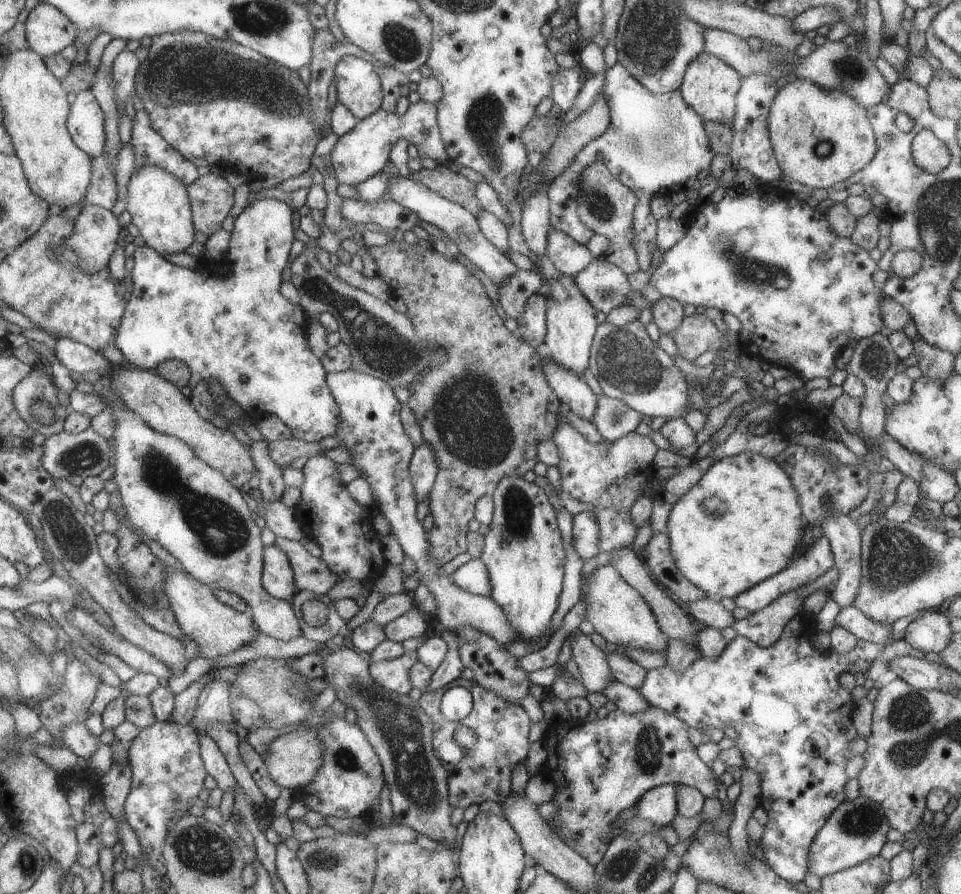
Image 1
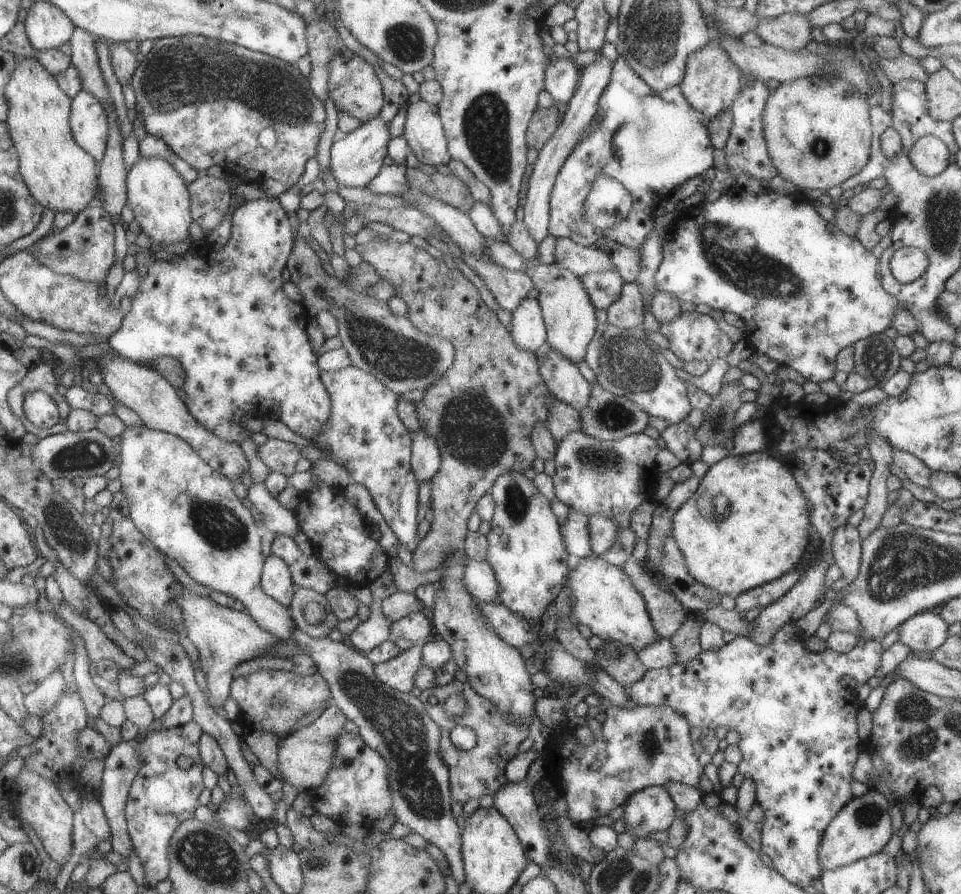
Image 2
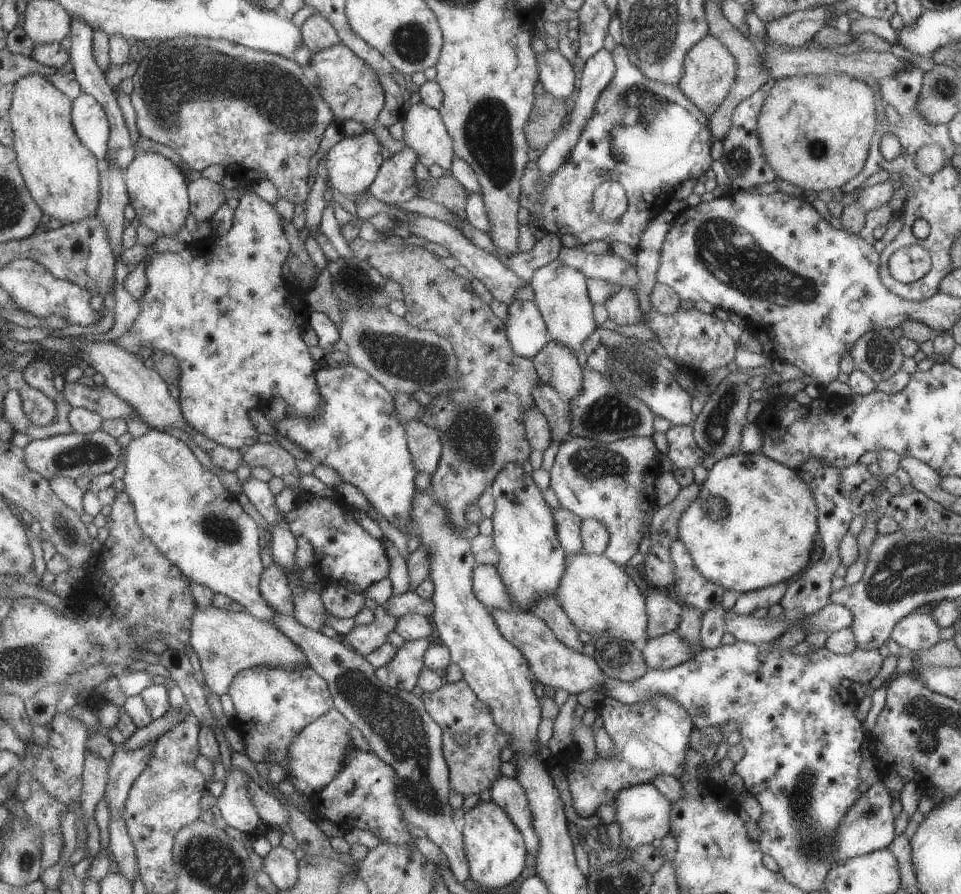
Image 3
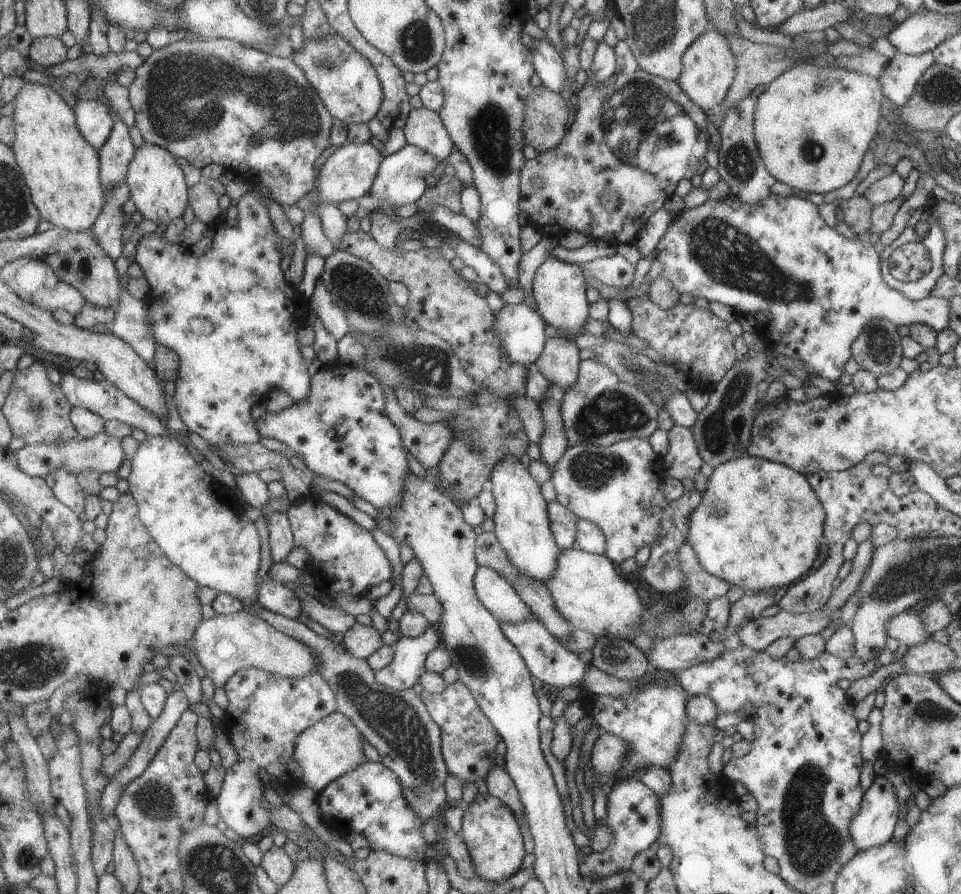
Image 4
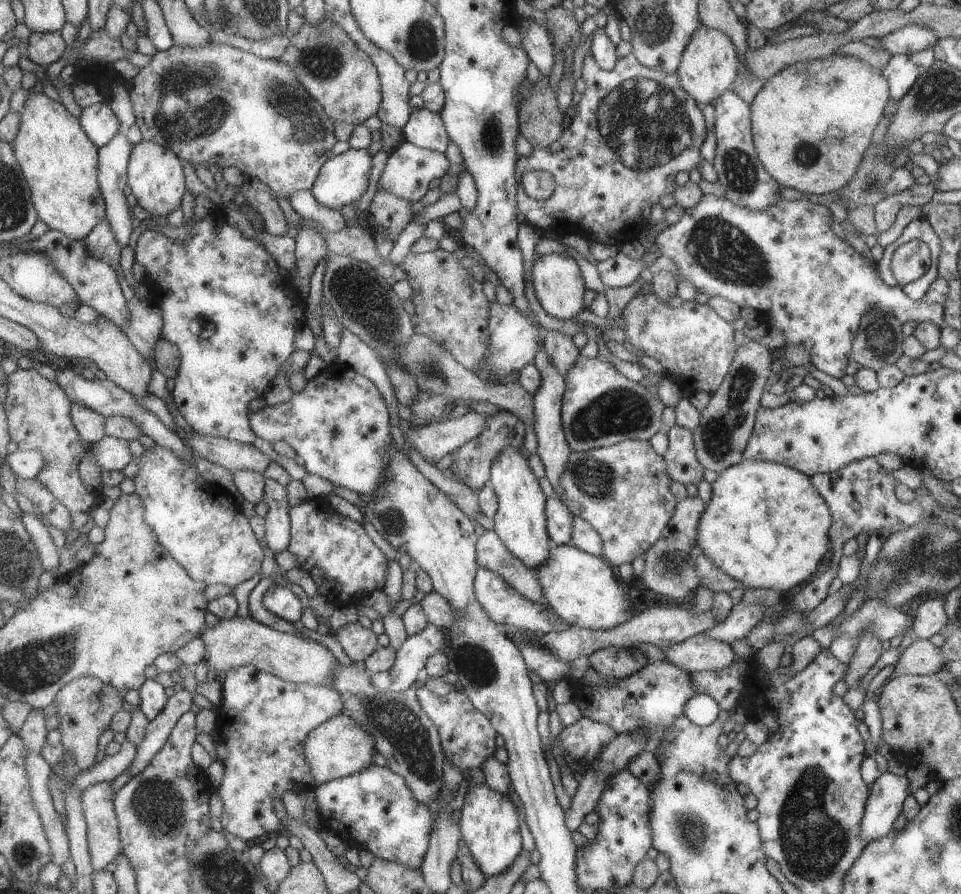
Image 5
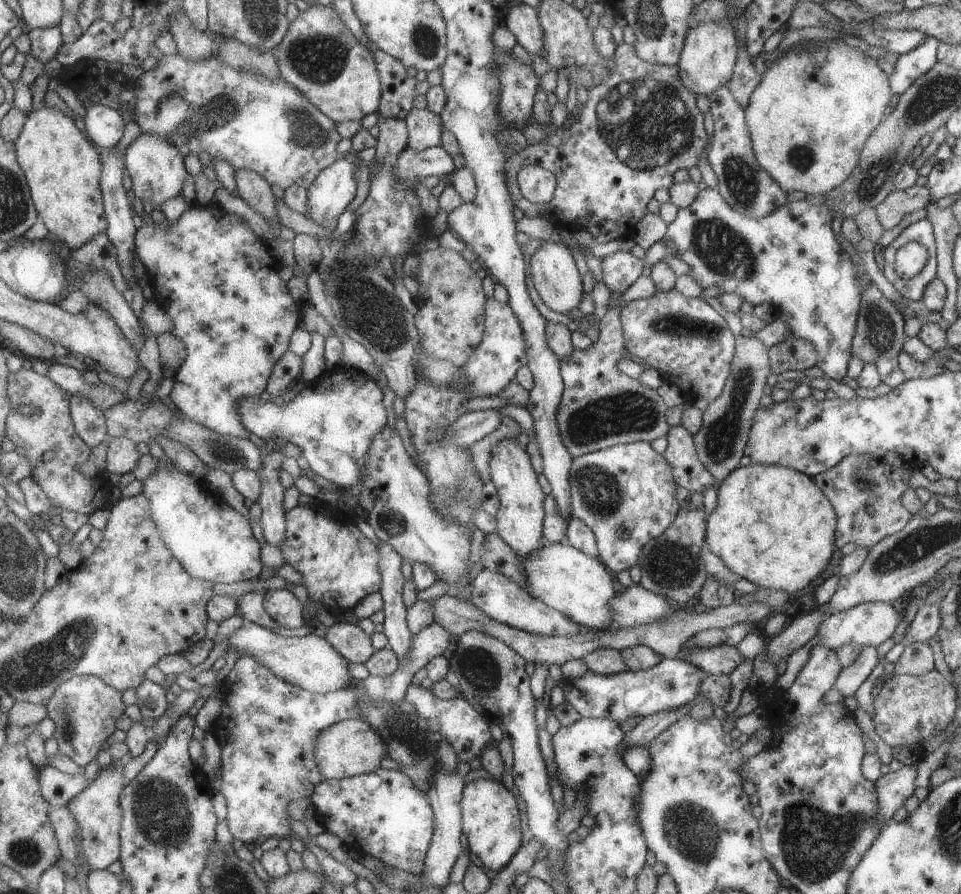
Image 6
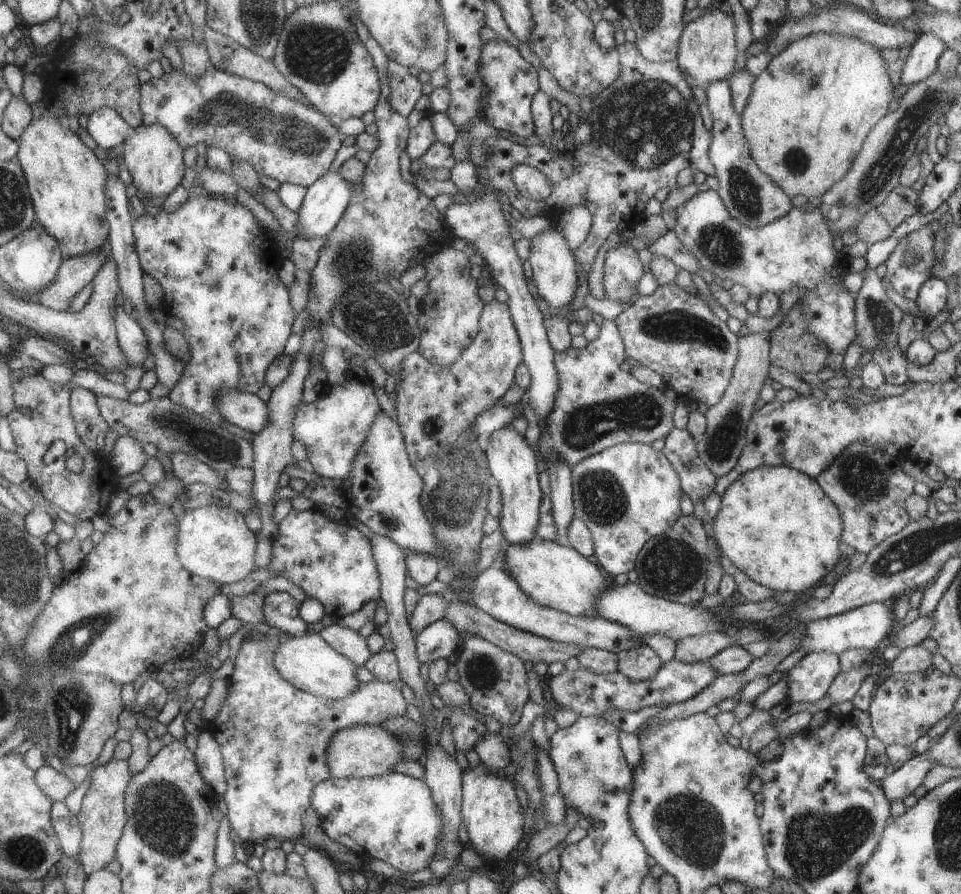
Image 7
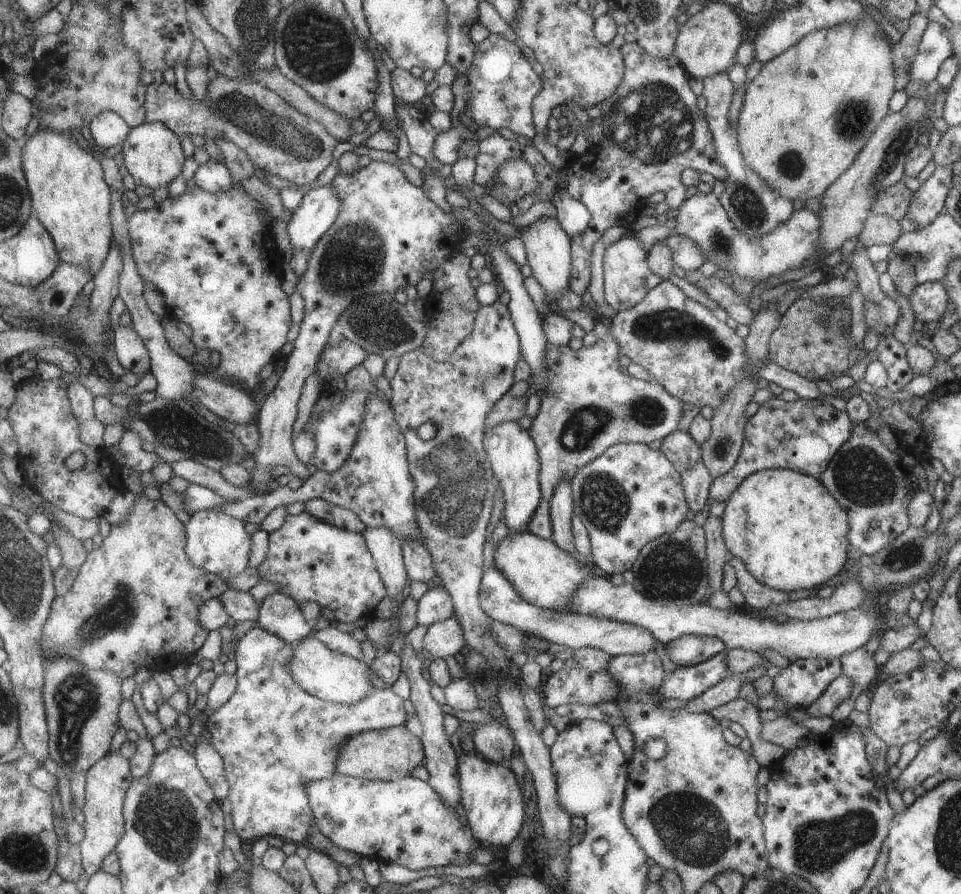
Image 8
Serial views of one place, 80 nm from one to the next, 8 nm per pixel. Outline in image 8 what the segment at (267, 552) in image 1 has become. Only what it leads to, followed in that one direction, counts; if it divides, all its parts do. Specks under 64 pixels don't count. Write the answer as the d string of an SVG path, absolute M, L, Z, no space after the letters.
M279 591L259 603L255 625L292 646L309 636L313 627L304 619L297 602Z

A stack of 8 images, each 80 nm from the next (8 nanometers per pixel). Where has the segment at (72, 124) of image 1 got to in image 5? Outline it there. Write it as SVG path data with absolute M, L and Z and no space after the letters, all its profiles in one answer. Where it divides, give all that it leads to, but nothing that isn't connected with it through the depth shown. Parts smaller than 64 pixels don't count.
M109 102L95 103L84 108L80 123L88 133L89 138L99 147L108 145L119 133L125 130L125 125L113 110Z

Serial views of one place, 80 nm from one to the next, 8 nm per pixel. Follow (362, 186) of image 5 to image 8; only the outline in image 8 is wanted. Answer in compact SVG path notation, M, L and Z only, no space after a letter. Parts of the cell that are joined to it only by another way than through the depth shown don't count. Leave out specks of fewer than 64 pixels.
M330 184L312 189L301 196L299 204L292 210L290 219L286 222L286 232L293 249L307 249L316 244L321 234L335 220L340 200L334 195Z

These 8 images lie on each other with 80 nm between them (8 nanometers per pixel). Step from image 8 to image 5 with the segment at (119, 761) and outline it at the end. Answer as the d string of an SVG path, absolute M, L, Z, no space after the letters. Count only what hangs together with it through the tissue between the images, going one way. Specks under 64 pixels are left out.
M101 781L81 793L88 822L88 845L95 870L105 870L123 853L120 822L116 813L116 790L111 781Z

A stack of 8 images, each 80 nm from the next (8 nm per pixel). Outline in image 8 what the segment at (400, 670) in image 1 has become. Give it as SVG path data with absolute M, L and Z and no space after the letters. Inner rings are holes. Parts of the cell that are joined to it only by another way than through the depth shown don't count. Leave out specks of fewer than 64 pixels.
M453 616L434 622L427 627L422 637L422 656L431 654L433 659L444 659L454 655L465 646L462 628ZM254 625L238 641L233 641L232 657L236 662L236 689L225 704L216 709L203 709L204 728L211 734L211 746L222 758L224 777L228 782L231 803L231 824L240 840L255 841L260 838L279 836L284 842L295 845L307 840L312 810L310 809L304 784L307 781L329 778L336 772L336 758L340 748L350 736L363 731L376 731L404 724L406 714L403 699L391 689L375 689L357 703L344 705L324 701L310 695L294 682L288 664L292 659L293 646L278 636L265 632Z

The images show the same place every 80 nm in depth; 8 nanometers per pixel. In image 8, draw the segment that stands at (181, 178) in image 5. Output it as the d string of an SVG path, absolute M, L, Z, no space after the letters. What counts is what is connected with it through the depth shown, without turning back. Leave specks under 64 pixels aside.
M161 121L145 122L132 128L121 150L124 164L135 180L135 184L148 186L151 189L159 188L163 184L167 186L183 172L183 166L186 163L180 136Z

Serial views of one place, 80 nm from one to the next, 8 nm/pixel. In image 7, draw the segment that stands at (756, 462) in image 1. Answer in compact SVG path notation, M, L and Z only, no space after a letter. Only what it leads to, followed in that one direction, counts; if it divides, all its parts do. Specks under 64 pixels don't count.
M763 466L744 472L722 492L721 504L719 512L712 519L714 542L719 554L729 559L754 583L774 592L806 592L835 568L842 555L837 547L842 531L839 511L817 481L805 473L786 466Z

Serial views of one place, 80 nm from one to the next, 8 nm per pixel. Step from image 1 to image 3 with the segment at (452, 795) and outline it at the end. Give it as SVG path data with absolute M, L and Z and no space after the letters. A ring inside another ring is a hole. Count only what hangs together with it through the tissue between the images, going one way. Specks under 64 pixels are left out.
M462 679L453 683L446 682L434 692L423 692L420 700L429 717L441 728L442 756L449 770L450 788L463 798L489 790L493 780L502 775L499 772L502 764L500 751L509 747L509 736L493 722L489 708L473 695L471 688ZM455 736L465 736L465 740L455 742Z

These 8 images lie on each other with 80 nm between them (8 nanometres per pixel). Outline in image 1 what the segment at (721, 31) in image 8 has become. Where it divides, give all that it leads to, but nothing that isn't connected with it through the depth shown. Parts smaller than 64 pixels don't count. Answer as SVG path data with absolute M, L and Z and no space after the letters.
M701 52L685 67L679 88L682 99L705 121L732 123L736 110L736 92L742 76L720 58Z

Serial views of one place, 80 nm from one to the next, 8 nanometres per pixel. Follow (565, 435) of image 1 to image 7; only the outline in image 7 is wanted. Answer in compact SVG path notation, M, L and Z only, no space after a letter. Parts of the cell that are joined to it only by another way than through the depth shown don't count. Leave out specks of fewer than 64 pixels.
M617 443L580 460L570 471L574 516L581 520L590 532L594 546L593 560L611 576L629 572L634 567L639 549L649 540L660 539L682 515L679 510L682 490L678 474L663 453L653 450L651 445Z

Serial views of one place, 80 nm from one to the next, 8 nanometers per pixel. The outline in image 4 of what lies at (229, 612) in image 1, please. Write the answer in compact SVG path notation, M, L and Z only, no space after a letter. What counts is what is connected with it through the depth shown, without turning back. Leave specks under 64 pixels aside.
M252 612L215 614L209 619L201 618L193 646L197 661L205 670L205 676L213 682L214 688L223 688L238 671L251 667L285 678L303 678L317 672L317 656L313 656L311 648L305 648L305 644L278 632Z

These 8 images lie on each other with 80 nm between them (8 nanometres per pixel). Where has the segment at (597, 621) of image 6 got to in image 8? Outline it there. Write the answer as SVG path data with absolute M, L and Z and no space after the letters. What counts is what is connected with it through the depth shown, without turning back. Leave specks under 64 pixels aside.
M529 531L509 533L495 546L492 565L530 605L548 611L566 612L568 598L589 576L590 565L578 563L551 539L542 539Z

